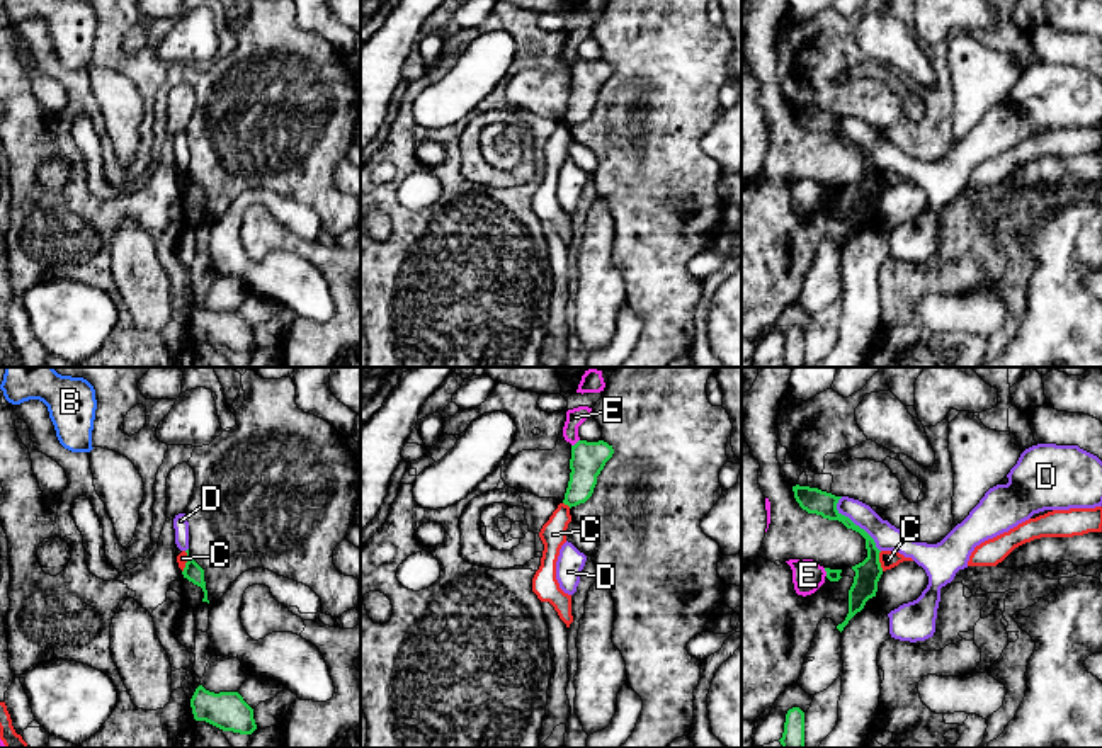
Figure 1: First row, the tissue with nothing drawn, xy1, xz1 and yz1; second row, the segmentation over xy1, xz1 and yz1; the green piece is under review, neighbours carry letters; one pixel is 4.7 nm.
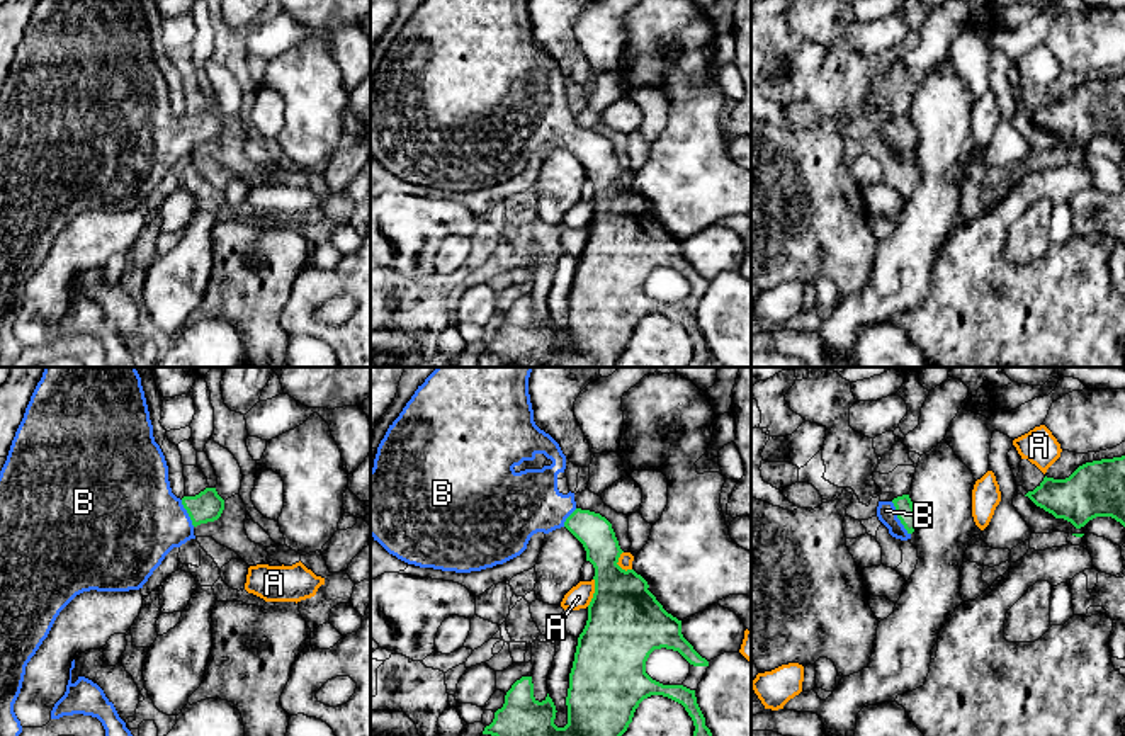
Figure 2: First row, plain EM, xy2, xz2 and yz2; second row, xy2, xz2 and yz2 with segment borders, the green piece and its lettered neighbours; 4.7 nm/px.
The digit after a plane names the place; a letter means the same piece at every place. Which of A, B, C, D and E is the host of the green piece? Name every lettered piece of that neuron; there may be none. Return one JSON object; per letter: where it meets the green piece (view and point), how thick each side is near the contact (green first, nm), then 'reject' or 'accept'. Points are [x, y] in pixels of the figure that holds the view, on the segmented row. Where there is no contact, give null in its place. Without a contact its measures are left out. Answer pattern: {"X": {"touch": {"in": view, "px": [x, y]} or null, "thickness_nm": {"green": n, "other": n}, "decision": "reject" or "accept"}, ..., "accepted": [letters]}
{"A": {"touch": {"in": "xz2", "px": [595, 592]}, "thickness_nm": {"green": 360, "other": 110}, "decision": "reject"}, "B": {"touch": {"in": "yz2", "px": [898, 517]}, "thickness_nm": {"green": 90, "other": 90}, "decision": "accept"}, "C": {"touch": {"in": "yz1", "px": [878, 561]}, "thickness_nm": {"green": 120, "other": 90}, "decision": "reject"}, "D": {"touch": {"in": "yz1", "px": [854, 524]}, "thickness_nm": {"green": 120, "other": 120}, "decision": "reject"}, "E": {"touch": {"in": "xz1", "px": [577, 442]}, "thickness_nm": {"green": 160, "other": 90}, "decision": "reject"}, "accepted": ["B"]}

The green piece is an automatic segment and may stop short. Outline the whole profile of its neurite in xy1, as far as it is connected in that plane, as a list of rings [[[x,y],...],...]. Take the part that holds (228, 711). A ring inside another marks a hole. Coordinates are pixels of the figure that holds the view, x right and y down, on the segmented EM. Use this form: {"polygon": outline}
{"polygon": [[[199,685],[190,699],[196,721],[206,721],[223,731],[252,734],[257,729],[253,709],[238,692],[209,692]]]}

